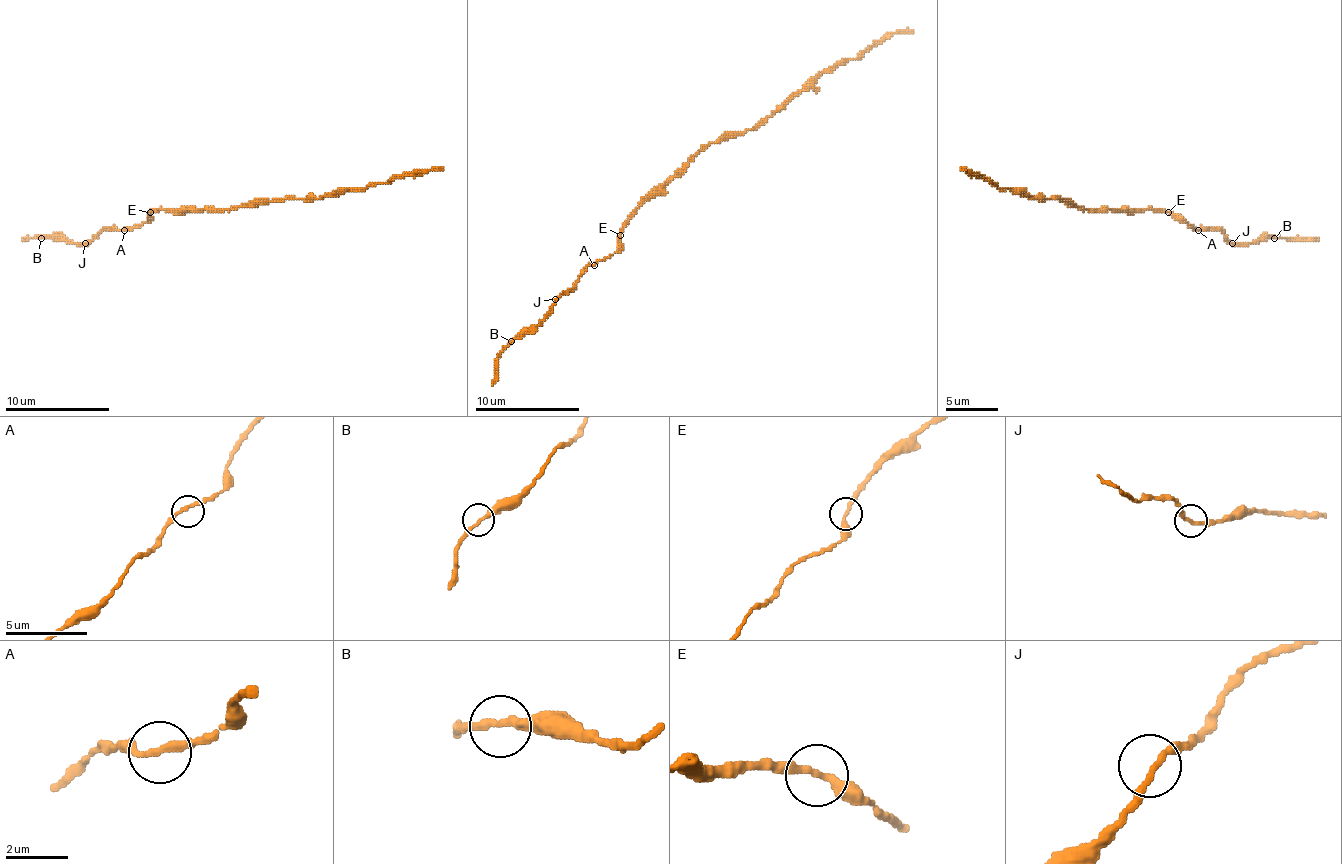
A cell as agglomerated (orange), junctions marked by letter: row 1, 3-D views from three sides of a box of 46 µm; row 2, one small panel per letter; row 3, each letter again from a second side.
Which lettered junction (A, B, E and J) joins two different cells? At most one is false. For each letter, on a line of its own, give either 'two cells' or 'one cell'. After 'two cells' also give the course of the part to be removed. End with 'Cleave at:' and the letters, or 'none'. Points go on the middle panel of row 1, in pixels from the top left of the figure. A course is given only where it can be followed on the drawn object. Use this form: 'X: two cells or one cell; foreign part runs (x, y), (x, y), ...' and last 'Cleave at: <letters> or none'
A: one cell
B: one cell
E: one cell
J: one cell
Cleave at: none

